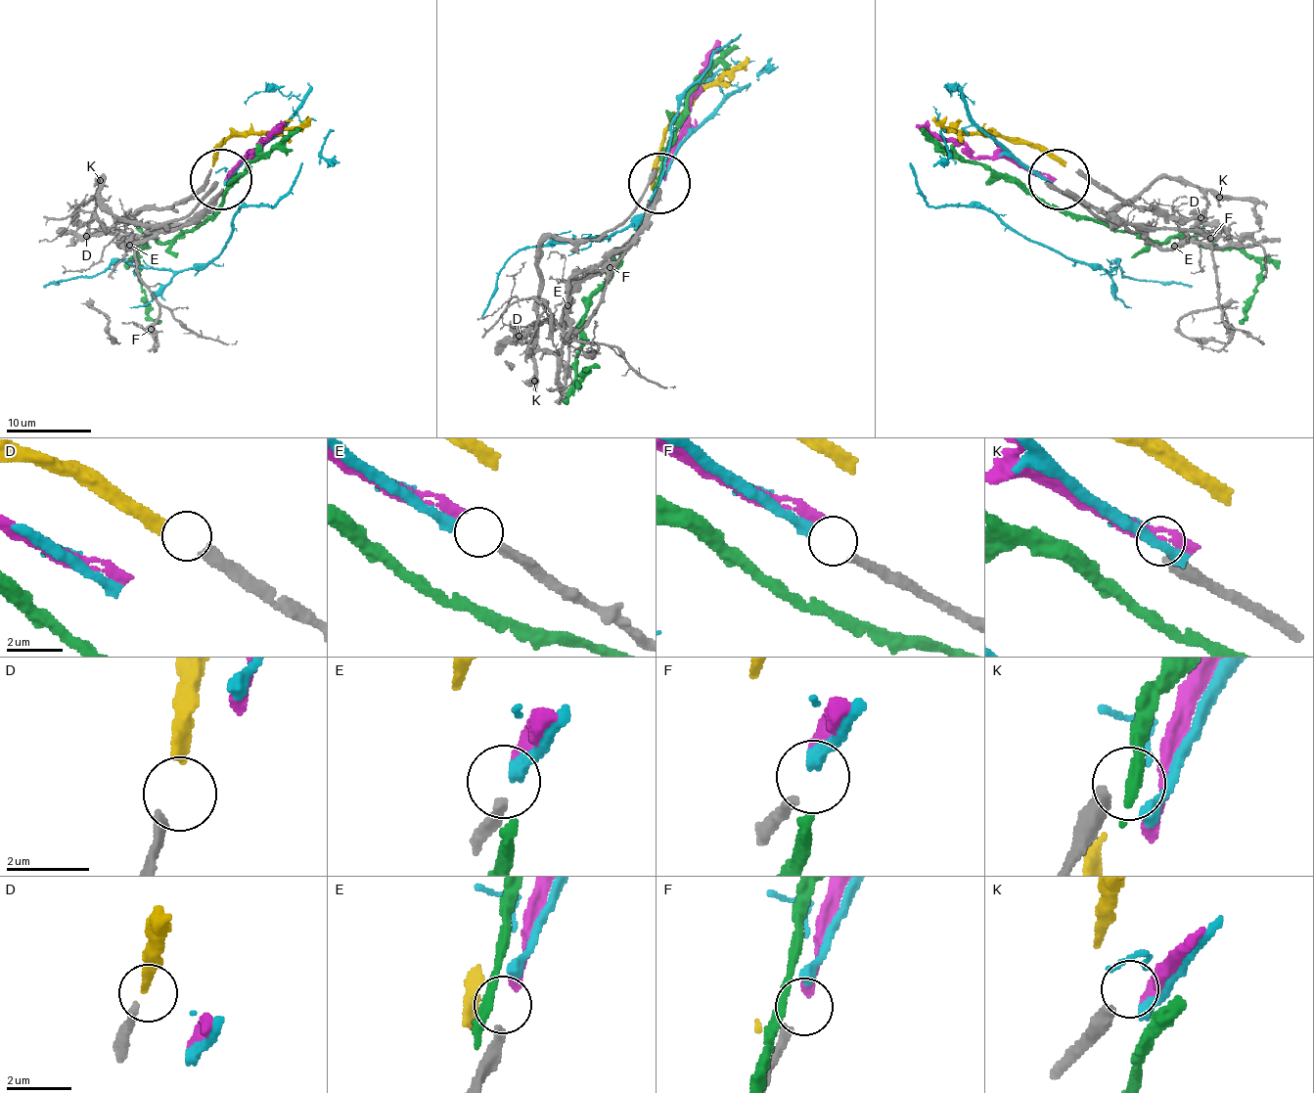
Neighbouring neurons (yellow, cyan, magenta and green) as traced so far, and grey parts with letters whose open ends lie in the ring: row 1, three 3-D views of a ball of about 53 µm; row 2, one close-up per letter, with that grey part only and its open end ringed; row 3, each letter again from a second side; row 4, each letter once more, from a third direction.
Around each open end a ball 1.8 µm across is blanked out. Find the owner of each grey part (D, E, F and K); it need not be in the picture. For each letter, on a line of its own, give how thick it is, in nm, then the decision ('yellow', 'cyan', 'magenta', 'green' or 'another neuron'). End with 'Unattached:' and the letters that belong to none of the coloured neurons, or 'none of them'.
D: calibre 320 nm; yellow
E: calibre 280 nm; magenta
F: calibre 280 nm; cyan
K: calibre 480 nm; another neuron
Unattached: K

